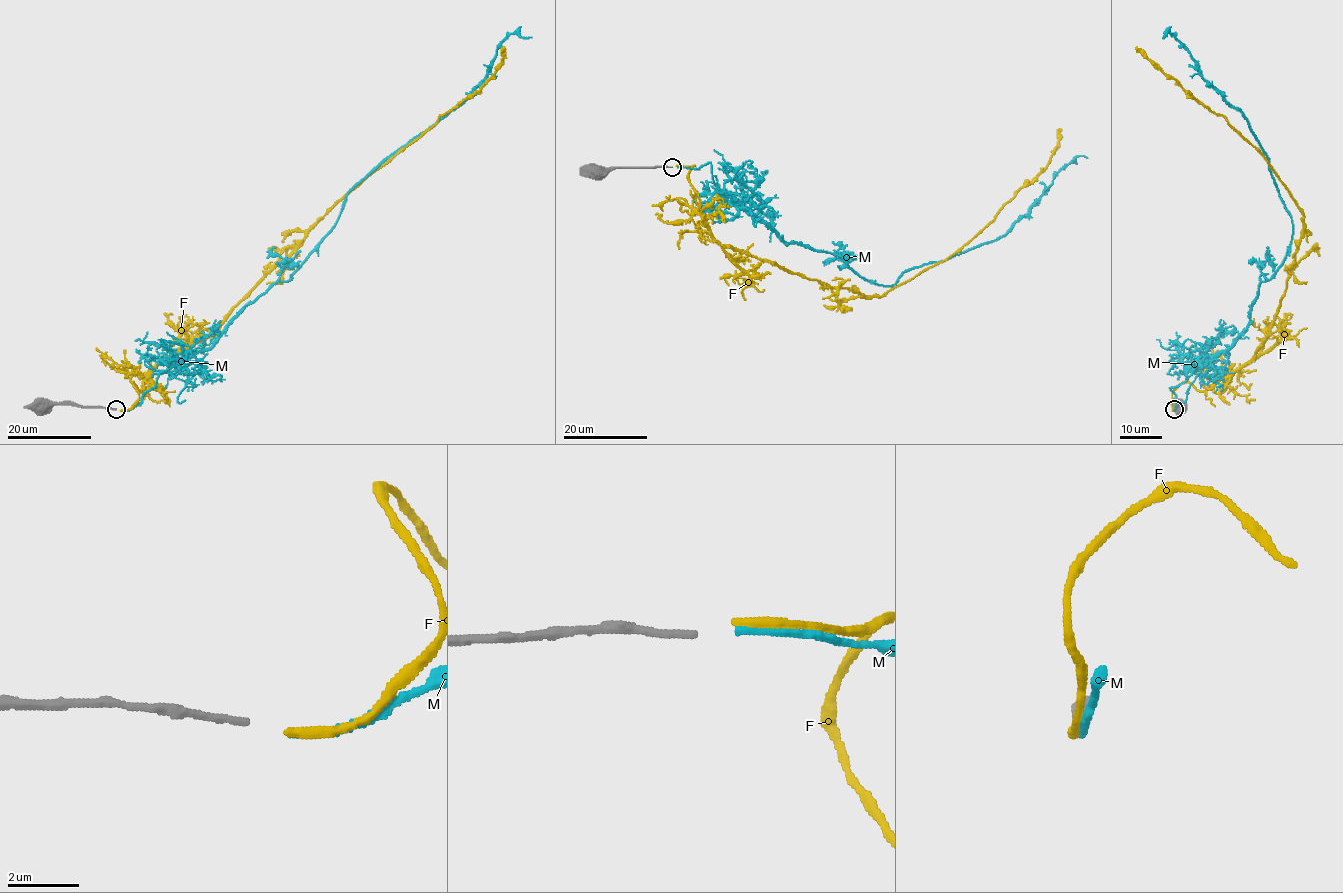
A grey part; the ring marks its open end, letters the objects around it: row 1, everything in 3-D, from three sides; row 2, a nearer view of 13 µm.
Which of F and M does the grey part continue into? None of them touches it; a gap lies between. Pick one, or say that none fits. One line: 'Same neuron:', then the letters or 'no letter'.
Same neuron: no letter

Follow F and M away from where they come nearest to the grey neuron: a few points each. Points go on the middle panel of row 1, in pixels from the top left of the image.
F: (676, 166), (695, 165), (689, 177), (701, 221), (721, 244), (882, 297), (987, 227), (1046, 167), (1060, 129)
M: (677, 167), (710, 163), (716, 185), (787, 242), (889, 285), (1001, 237), (1087, 157)

